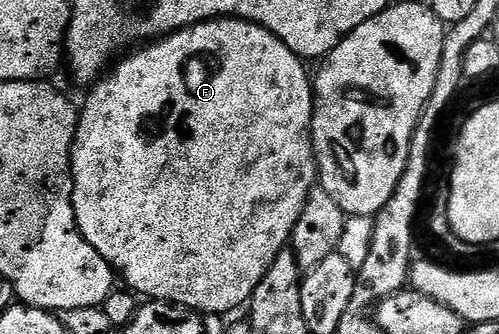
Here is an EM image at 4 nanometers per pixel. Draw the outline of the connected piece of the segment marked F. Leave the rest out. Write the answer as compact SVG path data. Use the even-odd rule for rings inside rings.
M216 18L190 24L170 36L132 51L123 59L106 75L94 81L87 101L81 104L77 134L71 147L71 197L77 226L85 242L89 242L89 246L93 246L93 250L97 250L97 254L101 254L101 258L105 258L105 262L109 262L122 279L123 276L127 279L126 287L140 297L147 296L143 298L148 301L181 304L200 314L231 312L242 304L244 307L261 278L265 278L265 270L273 266L273 258L288 247L293 226L297 226L297 218L301 218L301 210L317 180L315 150L311 147L313 80L309 72L307 76L308 65L293 54L293 50L289 50L281 38L260 24L234 18Z

